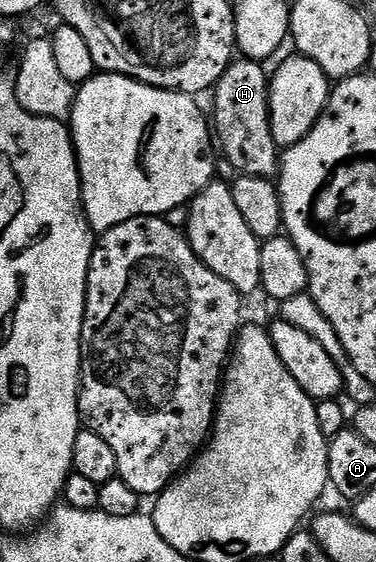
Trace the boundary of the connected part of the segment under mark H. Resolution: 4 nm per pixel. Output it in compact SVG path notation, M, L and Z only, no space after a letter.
M234 58L217 86L212 88L211 119L215 124L215 139L219 144L220 154L221 151L225 154L226 161L234 167L237 175L273 179L279 171L279 148L271 133L271 113L269 112L271 75L263 68L265 67L254 59Z

